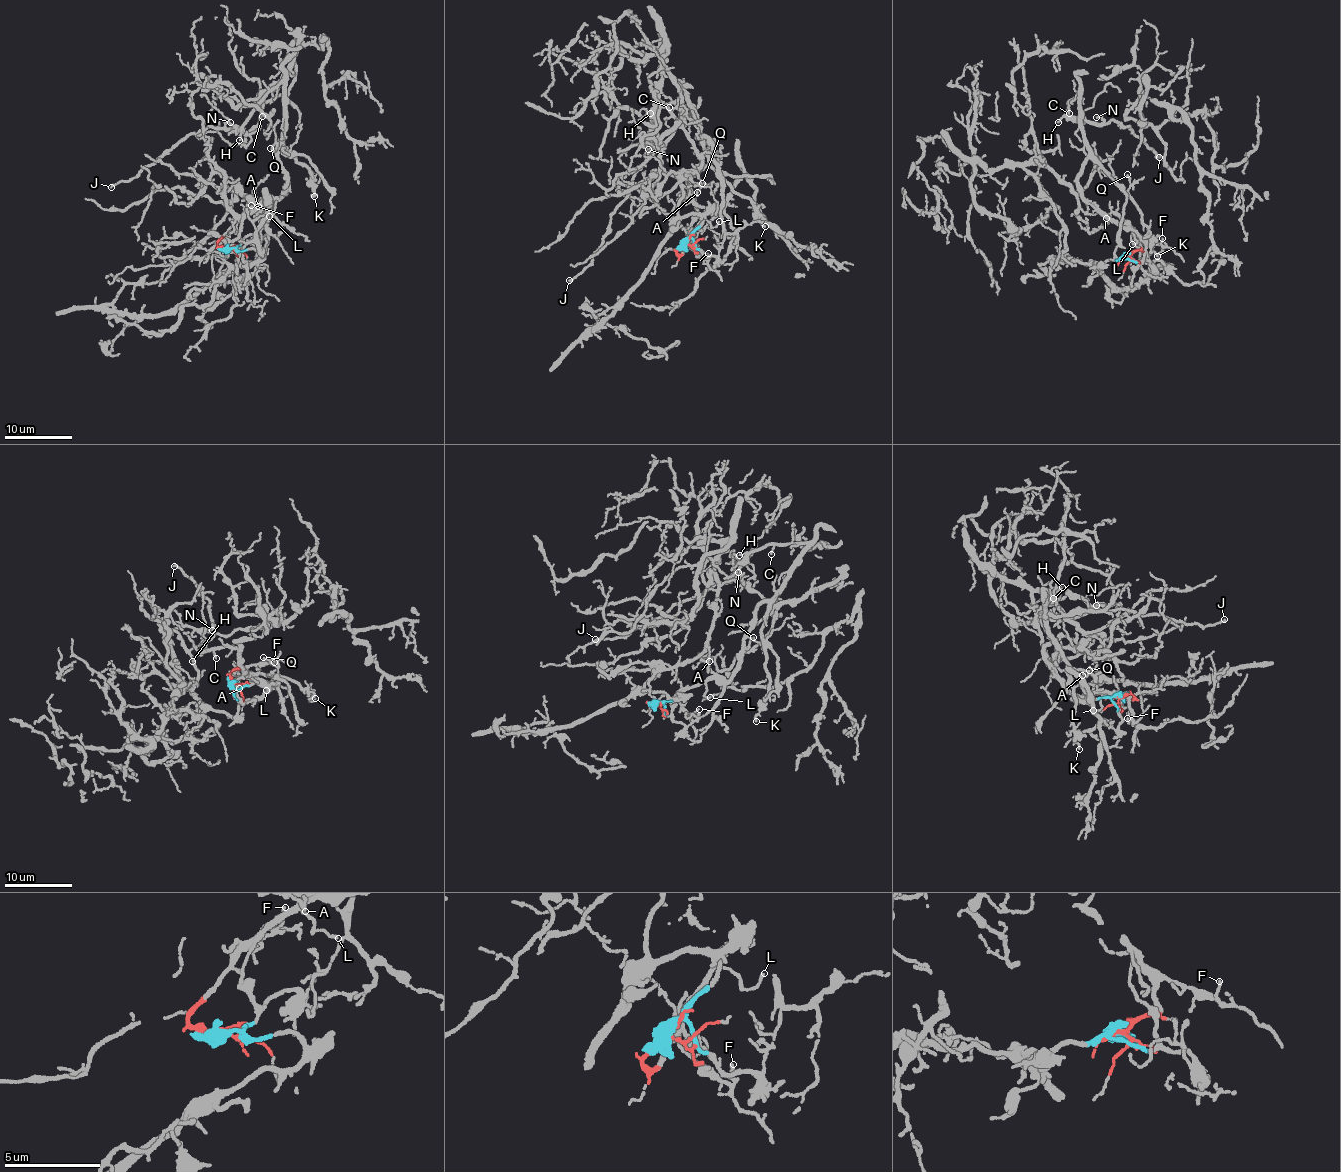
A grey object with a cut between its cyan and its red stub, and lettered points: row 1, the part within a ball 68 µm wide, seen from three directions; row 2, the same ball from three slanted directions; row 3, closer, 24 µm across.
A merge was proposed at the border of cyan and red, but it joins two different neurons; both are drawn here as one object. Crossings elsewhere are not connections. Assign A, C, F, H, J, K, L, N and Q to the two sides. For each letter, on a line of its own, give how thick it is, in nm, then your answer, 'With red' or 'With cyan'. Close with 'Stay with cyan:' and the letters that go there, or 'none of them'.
A: Thickness 170 nm. With red
C: Thickness 140 nm. With red
F: Thickness 100 nm. With red
H: Thickness 110 nm. With red
J: Thickness 160 nm. With red
K: Thickness 130 nm. With red
L: Thickness 110 nm. With red
N: Thickness 130 nm. With red
Q: Thickness 110 nm. With red
Stay with cyan: none of them

